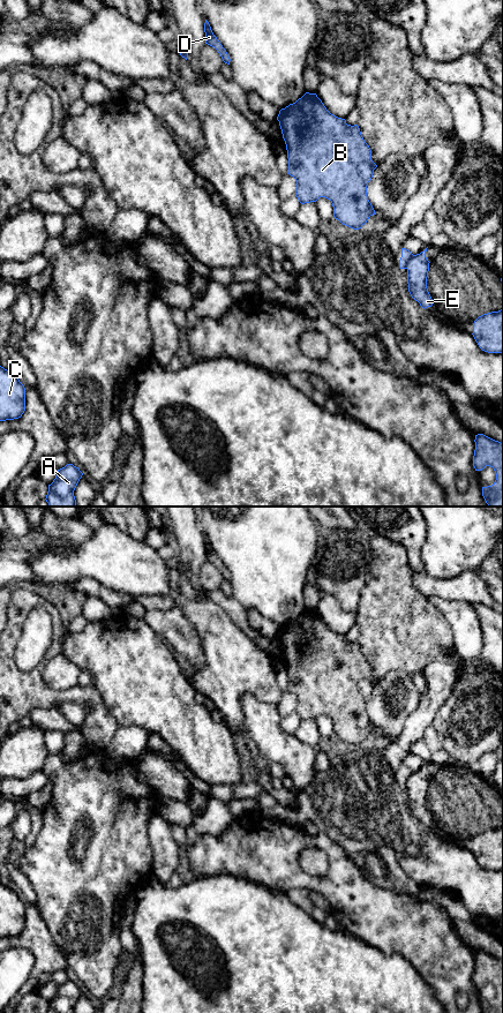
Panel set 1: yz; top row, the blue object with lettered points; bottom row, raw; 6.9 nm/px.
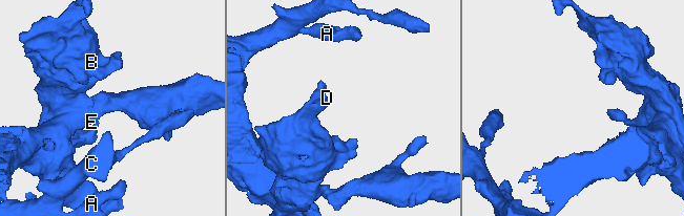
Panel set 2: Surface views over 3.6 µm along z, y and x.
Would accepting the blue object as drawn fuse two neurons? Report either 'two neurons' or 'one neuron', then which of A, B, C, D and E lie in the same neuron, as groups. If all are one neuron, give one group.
two neurons; A C E / B D

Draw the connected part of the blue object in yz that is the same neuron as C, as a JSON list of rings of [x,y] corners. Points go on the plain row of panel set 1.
[[[0,883],[0,938],[18,936],[24,928],[24,902],[13,890]]]

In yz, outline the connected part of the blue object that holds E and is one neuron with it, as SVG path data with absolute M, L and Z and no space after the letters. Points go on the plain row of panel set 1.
M427 765L413 772L407 781L407 801L411 813L425 826L433 823L433 816L427 805L429 778L426 774Z

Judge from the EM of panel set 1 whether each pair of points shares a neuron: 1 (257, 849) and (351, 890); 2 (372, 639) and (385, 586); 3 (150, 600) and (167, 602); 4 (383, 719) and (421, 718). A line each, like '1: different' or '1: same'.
1: same
2: same
3: same
4: different

